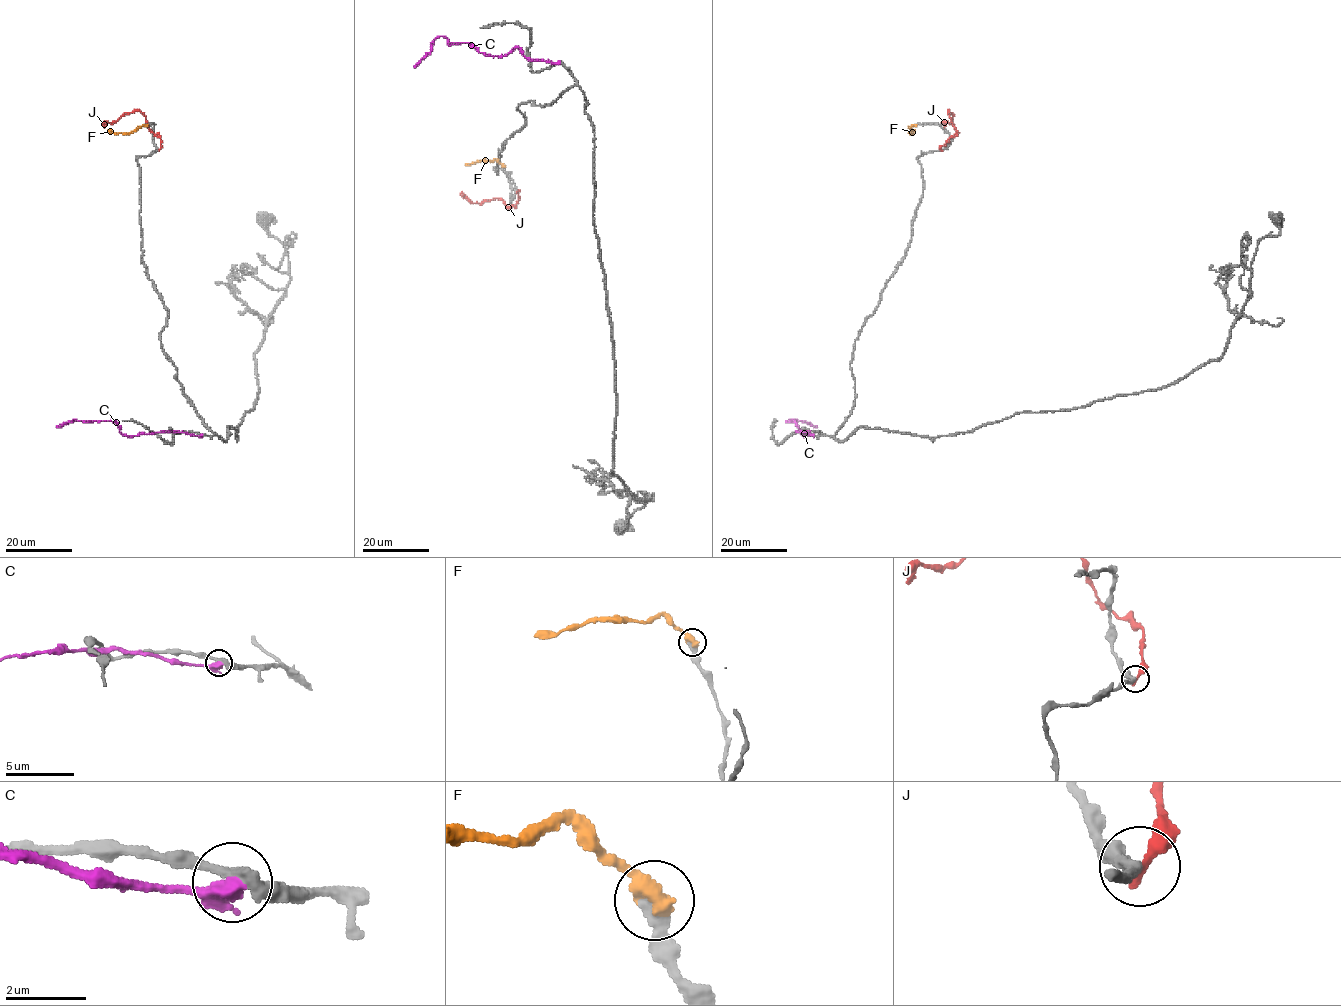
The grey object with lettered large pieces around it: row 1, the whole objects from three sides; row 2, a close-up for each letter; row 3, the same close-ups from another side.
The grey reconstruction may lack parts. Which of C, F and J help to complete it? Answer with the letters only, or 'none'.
F

